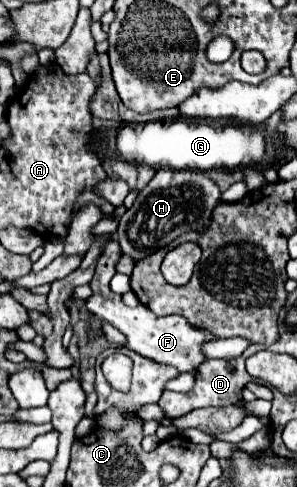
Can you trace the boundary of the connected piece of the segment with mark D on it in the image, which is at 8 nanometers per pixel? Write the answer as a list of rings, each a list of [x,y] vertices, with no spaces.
[[[251,345],[241,357],[225,361],[225,359],[209,359],[205,361],[197,371],[195,371],[195,387],[189,393],[173,393],[173,391],[163,391],[159,405],[165,409],[169,419],[177,419],[181,415],[187,415],[193,409],[203,409],[203,407],[221,407],[221,405],[233,405],[237,401],[241,401],[241,391],[245,389],[245,385],[249,381],[253,381],[253,377],[245,371],[245,359],[253,353],[257,353],[257,349],[265,349],[265,345]]]

